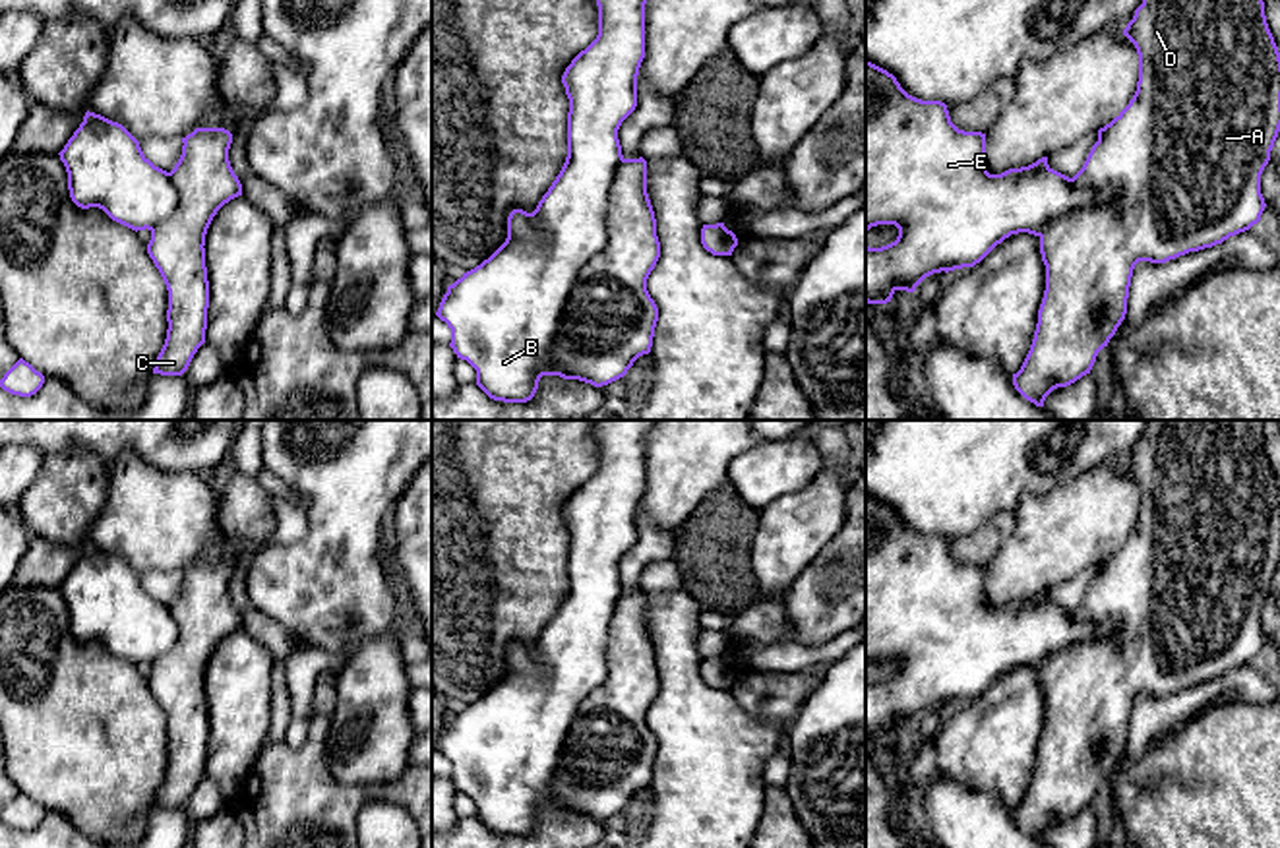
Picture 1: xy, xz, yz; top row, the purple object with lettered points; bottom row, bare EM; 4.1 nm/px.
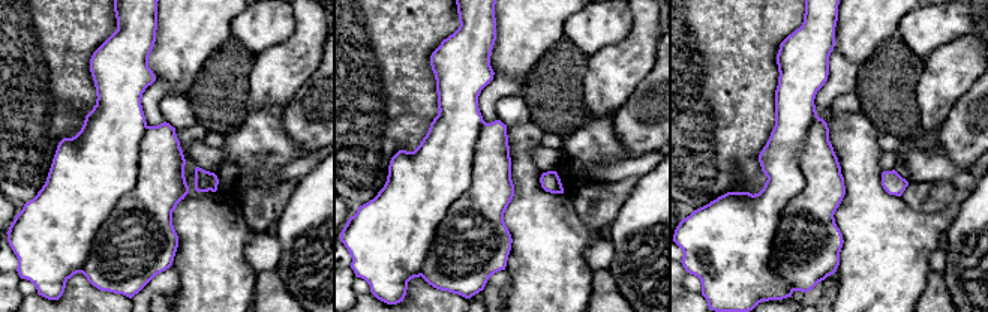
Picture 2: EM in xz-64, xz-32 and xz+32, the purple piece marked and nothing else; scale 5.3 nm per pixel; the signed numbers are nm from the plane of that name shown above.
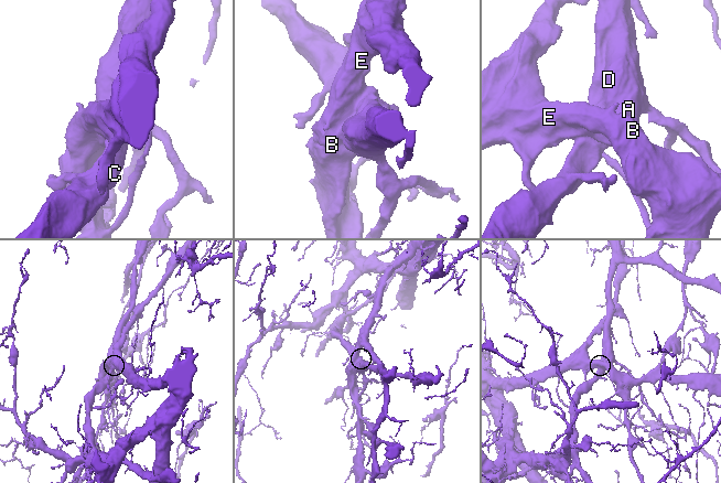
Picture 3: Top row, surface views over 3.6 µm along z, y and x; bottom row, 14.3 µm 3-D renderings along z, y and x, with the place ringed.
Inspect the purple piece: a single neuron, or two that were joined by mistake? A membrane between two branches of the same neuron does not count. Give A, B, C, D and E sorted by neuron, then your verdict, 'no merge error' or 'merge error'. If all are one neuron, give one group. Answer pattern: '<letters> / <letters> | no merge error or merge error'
A C D / B E | merge error

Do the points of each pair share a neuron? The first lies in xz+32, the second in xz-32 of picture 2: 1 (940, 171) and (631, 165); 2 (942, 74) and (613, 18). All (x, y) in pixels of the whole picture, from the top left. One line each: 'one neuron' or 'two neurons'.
1: one neuron
2: two neurons

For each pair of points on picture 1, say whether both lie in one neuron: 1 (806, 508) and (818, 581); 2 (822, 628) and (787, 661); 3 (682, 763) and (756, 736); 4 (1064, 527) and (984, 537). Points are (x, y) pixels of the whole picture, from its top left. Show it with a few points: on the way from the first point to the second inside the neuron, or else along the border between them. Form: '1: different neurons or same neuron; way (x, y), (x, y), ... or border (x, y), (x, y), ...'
1: different neurons; border (843, 523), (785, 593)
2: different neurons; border (845, 630), (816, 645), (794, 641)
3: same neuron; way (700, 763), (721, 748), (738, 744)
4: different neurons; border (1013, 514), (1009, 537), (984, 566)

